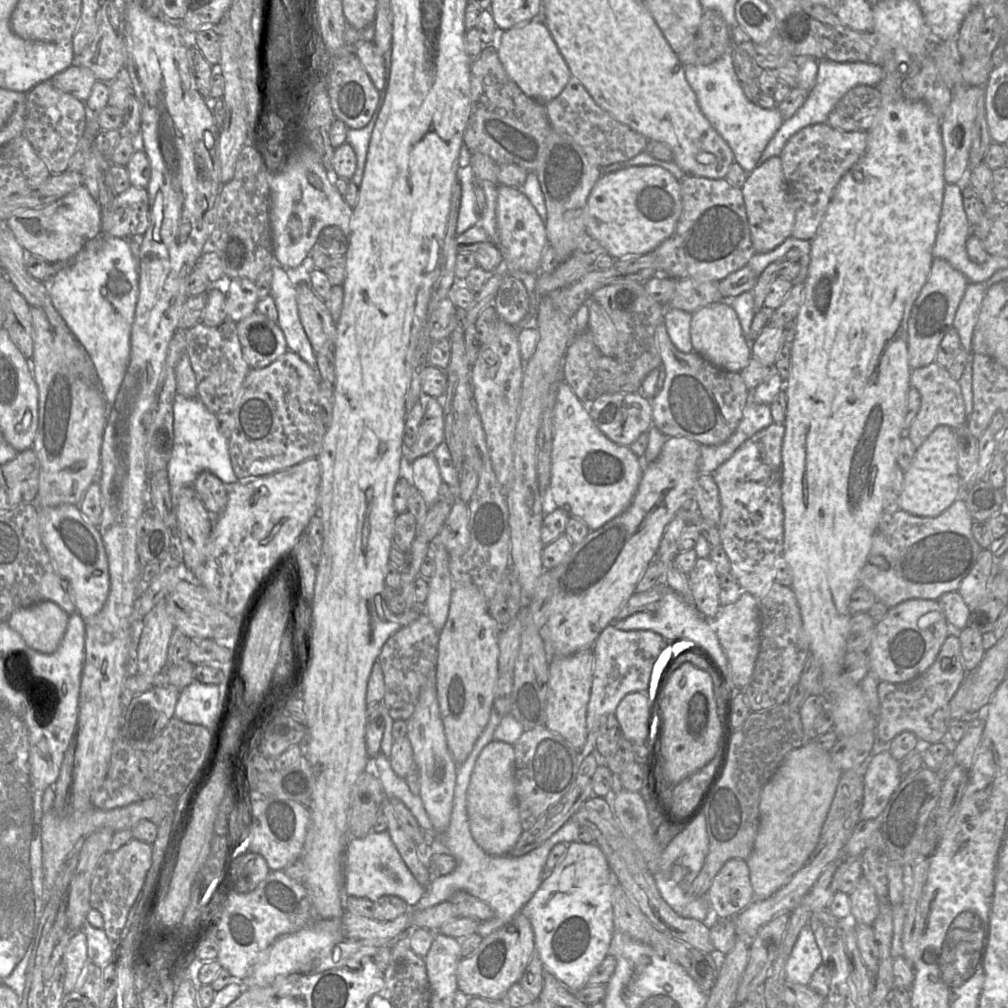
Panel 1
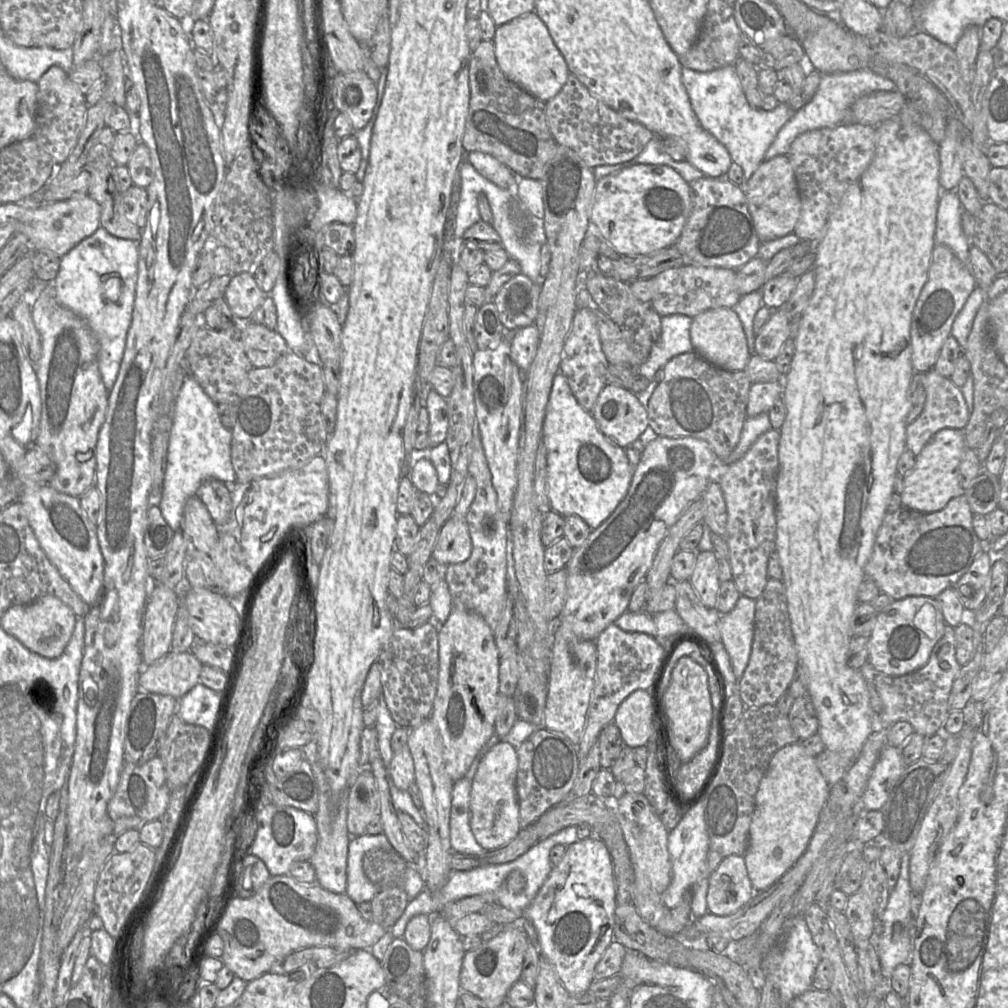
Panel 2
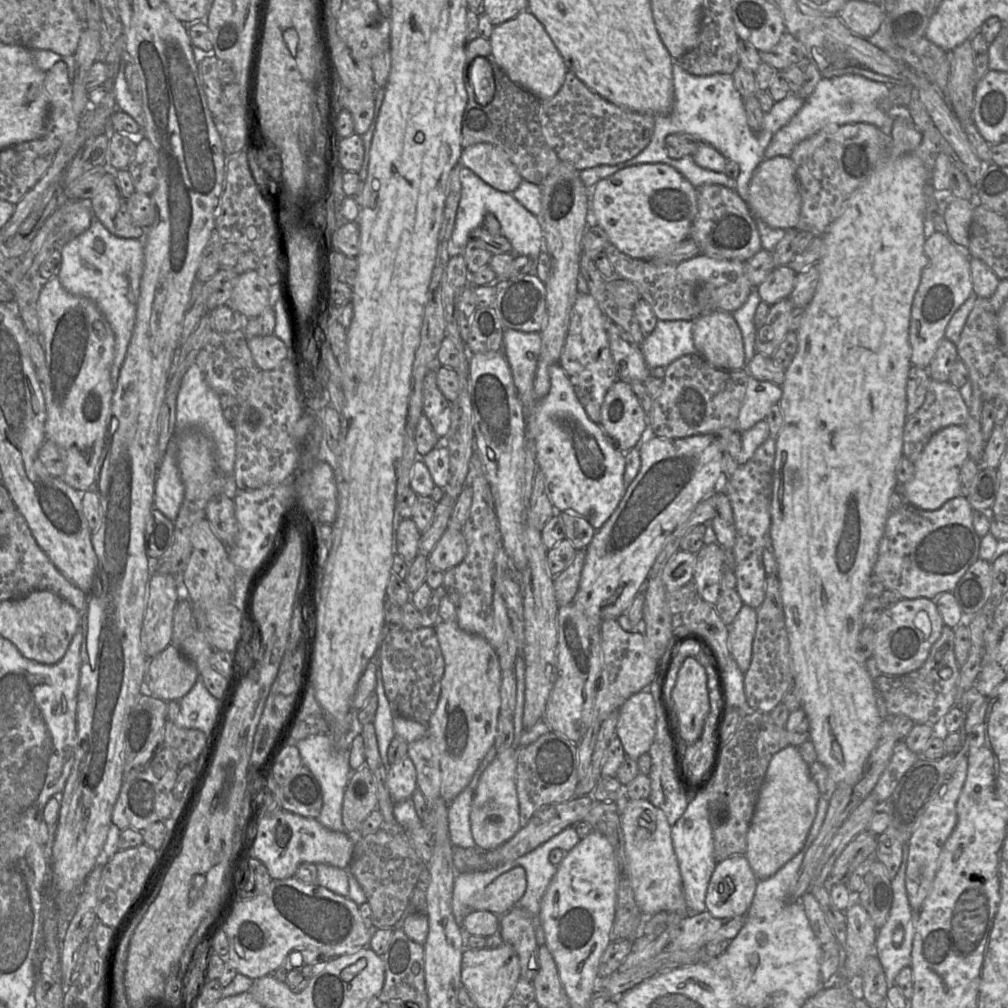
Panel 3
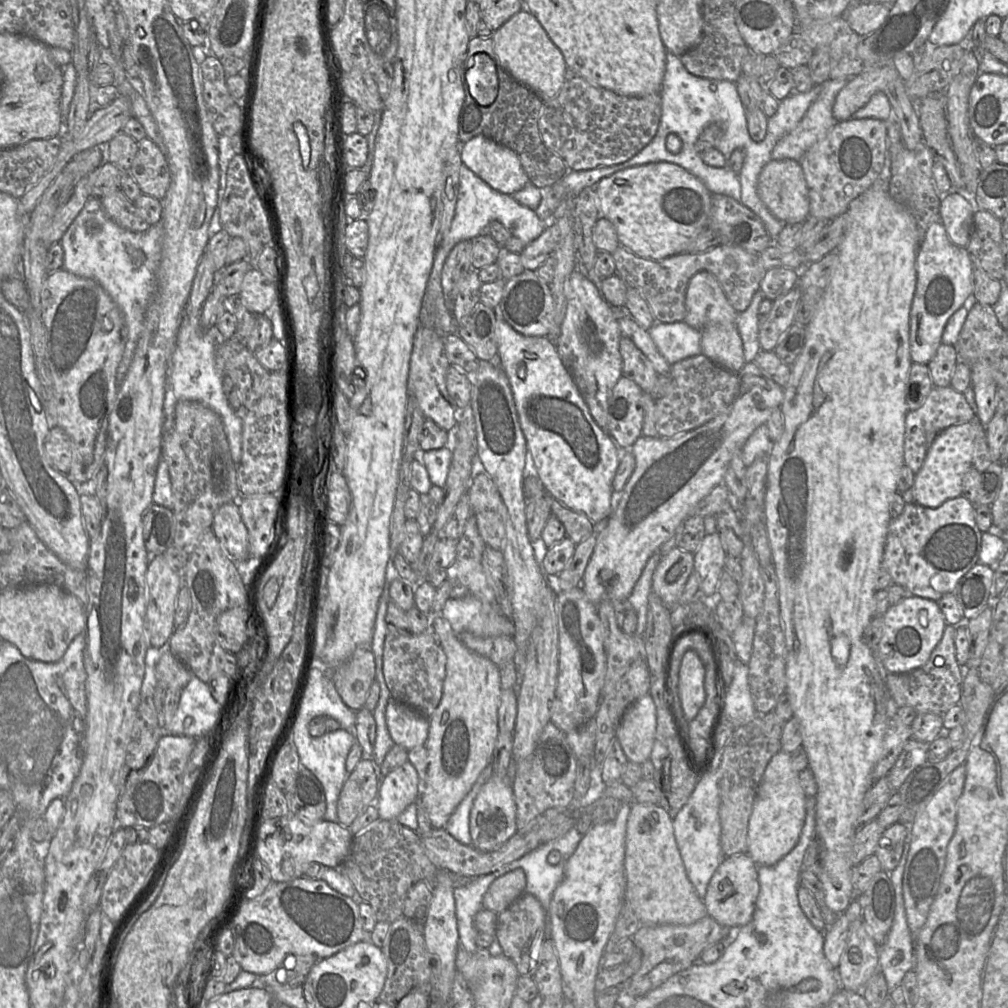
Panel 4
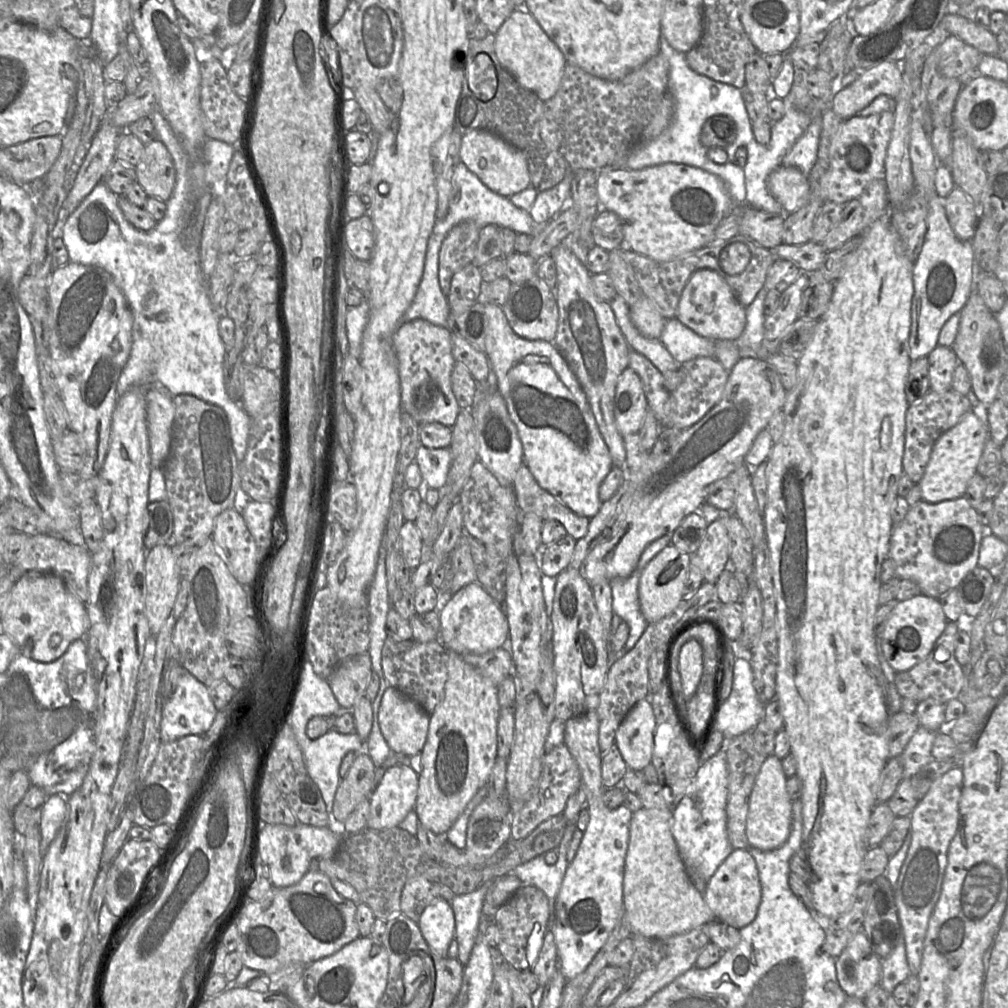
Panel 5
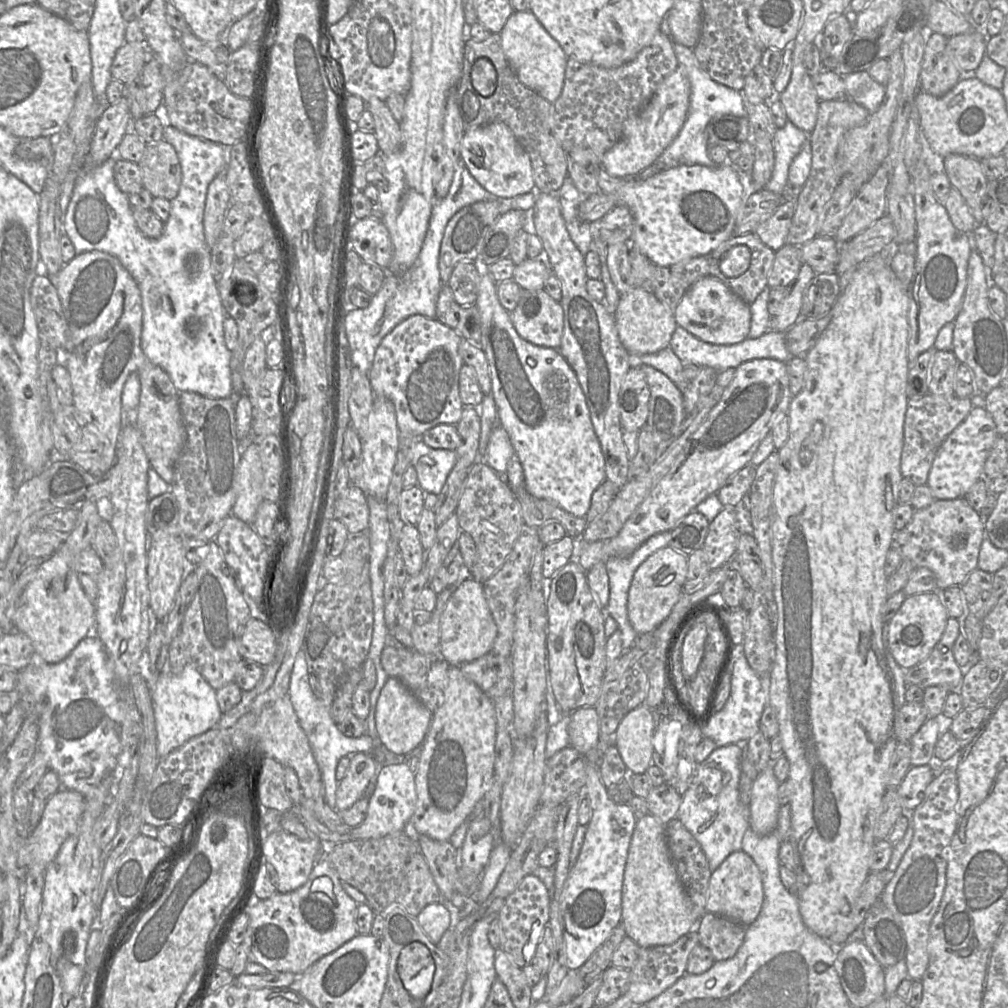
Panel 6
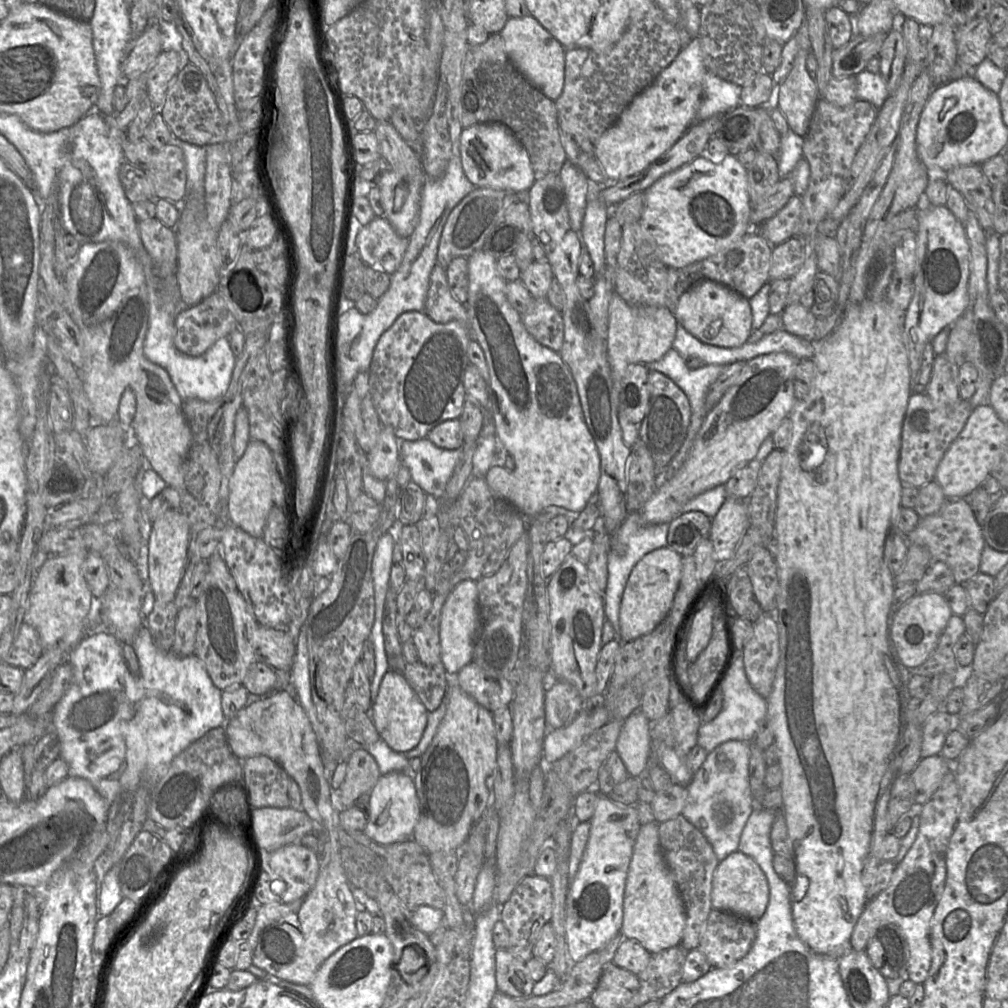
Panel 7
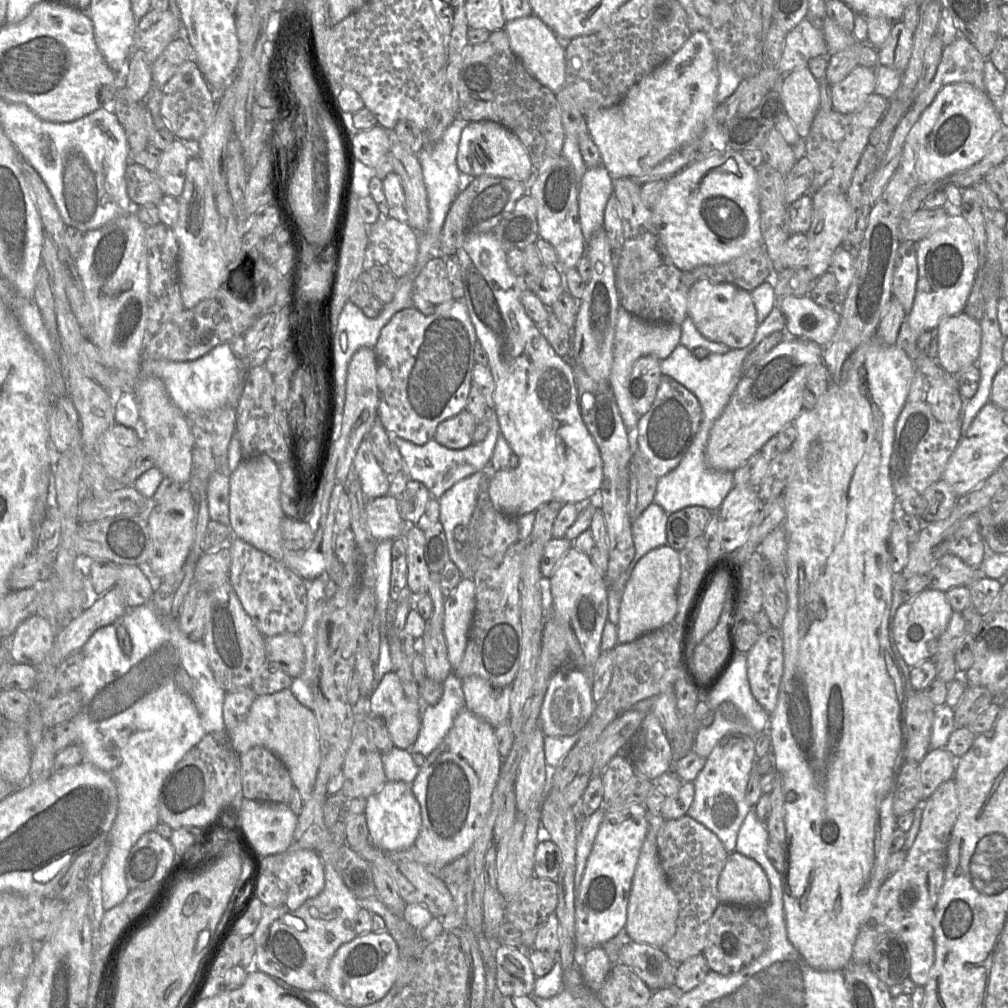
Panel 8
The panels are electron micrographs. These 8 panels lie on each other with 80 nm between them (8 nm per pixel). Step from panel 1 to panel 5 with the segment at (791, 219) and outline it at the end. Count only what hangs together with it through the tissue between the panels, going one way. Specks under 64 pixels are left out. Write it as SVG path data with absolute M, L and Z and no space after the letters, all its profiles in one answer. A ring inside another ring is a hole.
M777 167L767 178L767 188L786 215L798 211L809 201L808 179L796 167Z

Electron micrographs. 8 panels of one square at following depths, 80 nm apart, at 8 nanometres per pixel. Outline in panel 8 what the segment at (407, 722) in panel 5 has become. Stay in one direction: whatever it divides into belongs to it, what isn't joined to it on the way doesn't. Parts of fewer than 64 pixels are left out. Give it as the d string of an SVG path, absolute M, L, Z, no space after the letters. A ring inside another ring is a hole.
M390 671L370 693L368 711L386 726L395 748L410 750L419 734L423 706L407 699L398 676Z

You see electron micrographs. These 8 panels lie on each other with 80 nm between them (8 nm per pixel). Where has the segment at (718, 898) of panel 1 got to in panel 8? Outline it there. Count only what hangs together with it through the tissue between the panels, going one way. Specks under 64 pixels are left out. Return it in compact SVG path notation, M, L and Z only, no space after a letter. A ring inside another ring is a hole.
M735 851L727 857L717 888L720 903L766 906L770 901L770 883L763 868L755 860Z

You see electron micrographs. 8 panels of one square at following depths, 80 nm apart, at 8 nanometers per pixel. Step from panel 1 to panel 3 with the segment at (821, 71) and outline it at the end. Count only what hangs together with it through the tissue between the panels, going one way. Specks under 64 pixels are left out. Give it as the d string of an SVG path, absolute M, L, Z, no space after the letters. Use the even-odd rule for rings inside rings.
M857 74L823 78L797 114L773 136L766 149L765 159L790 156L795 146L802 140L823 129L840 127L844 124L869 123L890 135L893 118L888 113L891 109L889 93L889 85Z

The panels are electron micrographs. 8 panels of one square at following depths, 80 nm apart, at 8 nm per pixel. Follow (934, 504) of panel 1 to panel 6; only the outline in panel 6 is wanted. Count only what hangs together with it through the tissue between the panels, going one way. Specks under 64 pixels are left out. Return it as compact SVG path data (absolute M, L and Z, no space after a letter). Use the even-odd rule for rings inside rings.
M974 406L967 417L943 441L932 463L927 485L935 500L964 497L981 478L985 462L999 434L992 416L983 406Z

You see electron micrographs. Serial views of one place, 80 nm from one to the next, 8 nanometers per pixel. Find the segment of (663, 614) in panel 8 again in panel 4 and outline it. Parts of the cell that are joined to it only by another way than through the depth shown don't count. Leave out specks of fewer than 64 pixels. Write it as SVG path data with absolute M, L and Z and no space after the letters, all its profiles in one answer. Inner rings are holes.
M677 547L660 559L652 579L652 591L668 609L673 609L694 570L693 553Z

